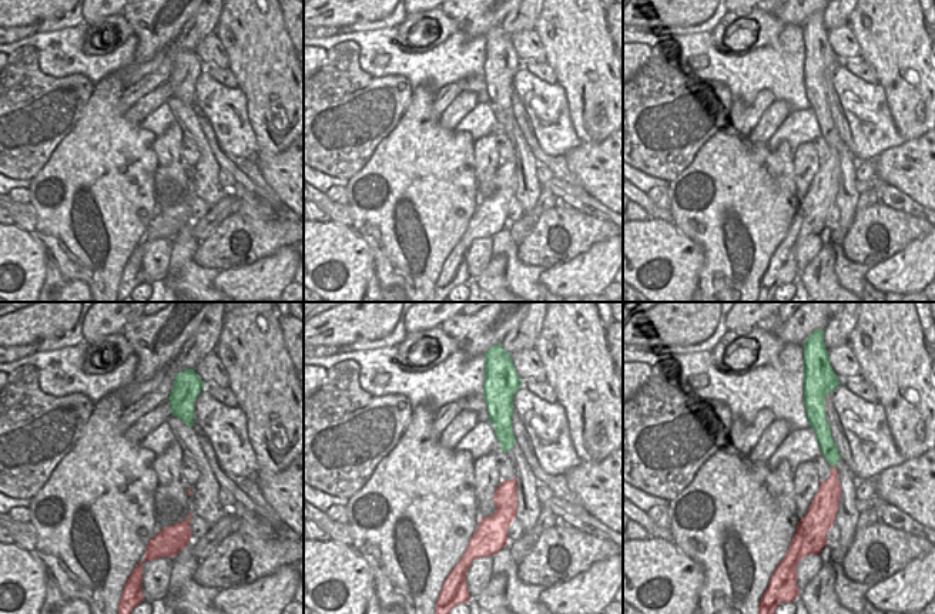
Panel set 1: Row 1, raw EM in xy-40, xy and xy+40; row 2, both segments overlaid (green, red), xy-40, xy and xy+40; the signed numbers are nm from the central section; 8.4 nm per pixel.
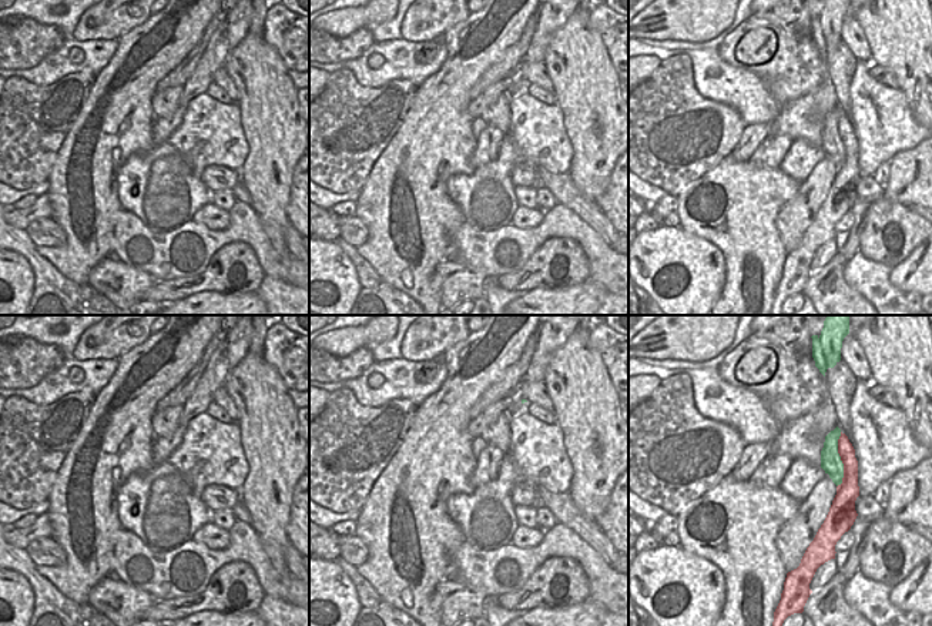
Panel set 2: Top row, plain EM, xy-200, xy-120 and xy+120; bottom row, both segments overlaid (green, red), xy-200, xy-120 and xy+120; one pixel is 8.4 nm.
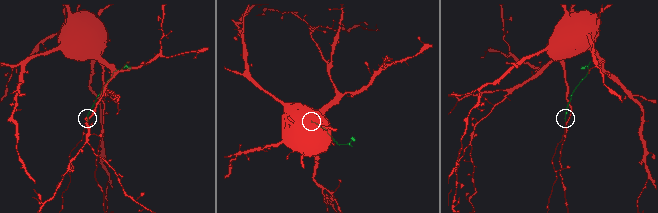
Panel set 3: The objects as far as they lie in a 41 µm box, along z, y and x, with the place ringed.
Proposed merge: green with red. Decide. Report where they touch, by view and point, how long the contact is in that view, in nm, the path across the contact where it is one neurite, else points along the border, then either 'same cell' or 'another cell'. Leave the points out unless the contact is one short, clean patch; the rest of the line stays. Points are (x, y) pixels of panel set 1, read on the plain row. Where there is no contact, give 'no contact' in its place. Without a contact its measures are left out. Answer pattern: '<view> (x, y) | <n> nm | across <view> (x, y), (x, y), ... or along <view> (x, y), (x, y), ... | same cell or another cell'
xy+40 (834, 147) | 60 nm | same cell

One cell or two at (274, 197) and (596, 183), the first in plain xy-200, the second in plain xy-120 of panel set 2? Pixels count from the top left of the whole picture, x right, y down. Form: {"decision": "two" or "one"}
{"decision": "one"}

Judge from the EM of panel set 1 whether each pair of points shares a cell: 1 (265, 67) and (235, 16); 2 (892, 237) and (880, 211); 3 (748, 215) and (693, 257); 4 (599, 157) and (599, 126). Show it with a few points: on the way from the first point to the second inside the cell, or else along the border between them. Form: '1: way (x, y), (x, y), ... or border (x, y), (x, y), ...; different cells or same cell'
1: way (261, 54), (258, 46), (241, 29); same cell
2: way (890, 231), (880, 217); same cell
3: border (677, 228), (703, 250), (699, 282); different cells
4: border (607, 136), (596, 143), (582, 144); different cells

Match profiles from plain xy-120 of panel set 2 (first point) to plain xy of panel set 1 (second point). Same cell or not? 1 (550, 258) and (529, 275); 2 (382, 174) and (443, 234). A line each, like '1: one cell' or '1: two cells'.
1: two cells
2: one cell

